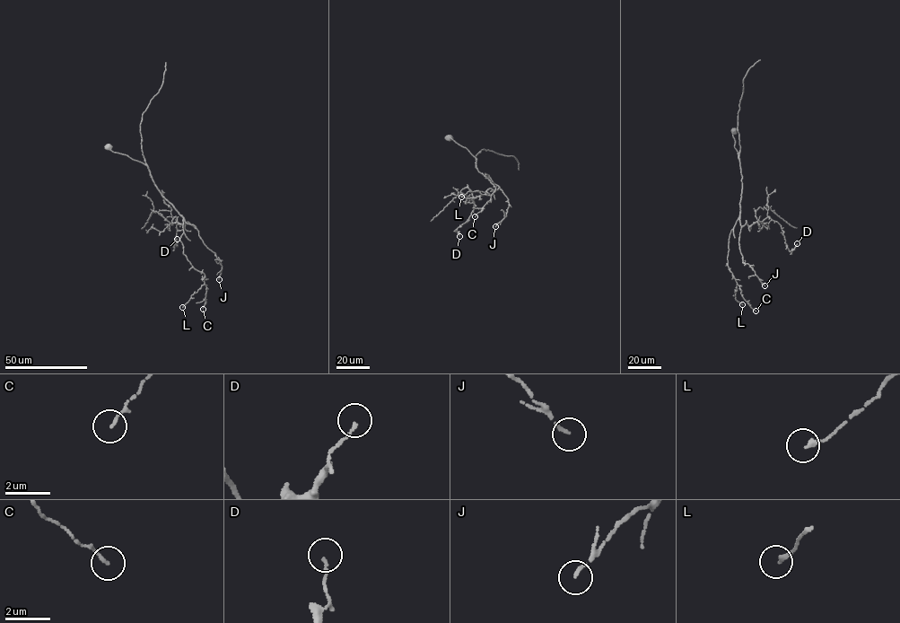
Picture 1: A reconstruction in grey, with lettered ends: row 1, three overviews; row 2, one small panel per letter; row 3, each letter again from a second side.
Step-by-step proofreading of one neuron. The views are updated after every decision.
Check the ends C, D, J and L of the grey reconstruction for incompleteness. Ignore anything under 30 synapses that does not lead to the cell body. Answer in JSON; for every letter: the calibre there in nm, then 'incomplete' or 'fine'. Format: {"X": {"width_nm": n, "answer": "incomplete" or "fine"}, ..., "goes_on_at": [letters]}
{"C": {"width_nm": 130, "answer": "fine"}, "D": {"width_nm": 110, "answer": "fine"}, "J": {"width_nm": 120, "answer": "fine"}, "L": {"width_nm": 180, "answer": "fine"}, "goes_on_at": []}

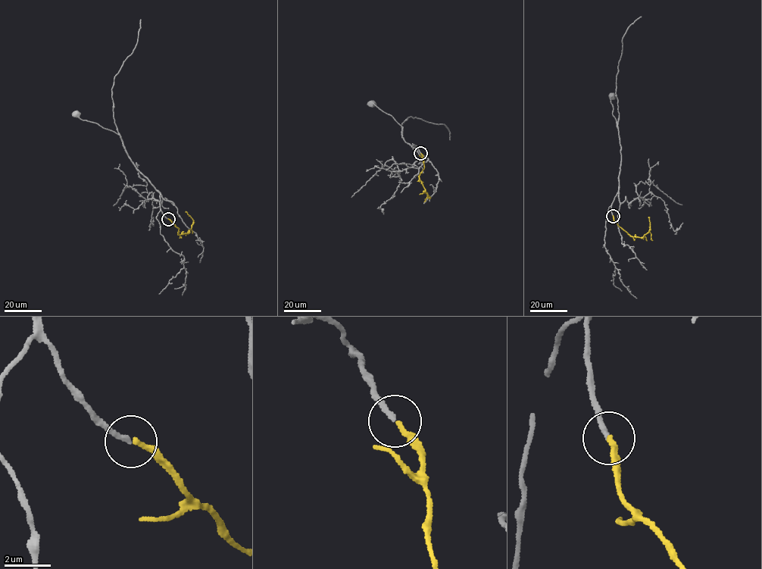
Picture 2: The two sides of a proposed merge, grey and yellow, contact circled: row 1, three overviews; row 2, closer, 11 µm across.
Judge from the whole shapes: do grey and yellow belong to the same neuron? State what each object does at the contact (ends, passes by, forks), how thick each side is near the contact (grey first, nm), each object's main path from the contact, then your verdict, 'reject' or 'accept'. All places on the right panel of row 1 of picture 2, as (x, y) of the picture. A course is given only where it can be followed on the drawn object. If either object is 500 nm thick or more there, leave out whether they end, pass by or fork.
grey ends; yellow ends; calibres 240 and 220 nm; course grey (613, 216), (611, 205), (618, 192), (621, 160), (617, 126), (610, 100), (613, 95); course yellow (613, 216), (619, 226), (631, 236), (642, 237), (650, 228), (649, 217); accept

